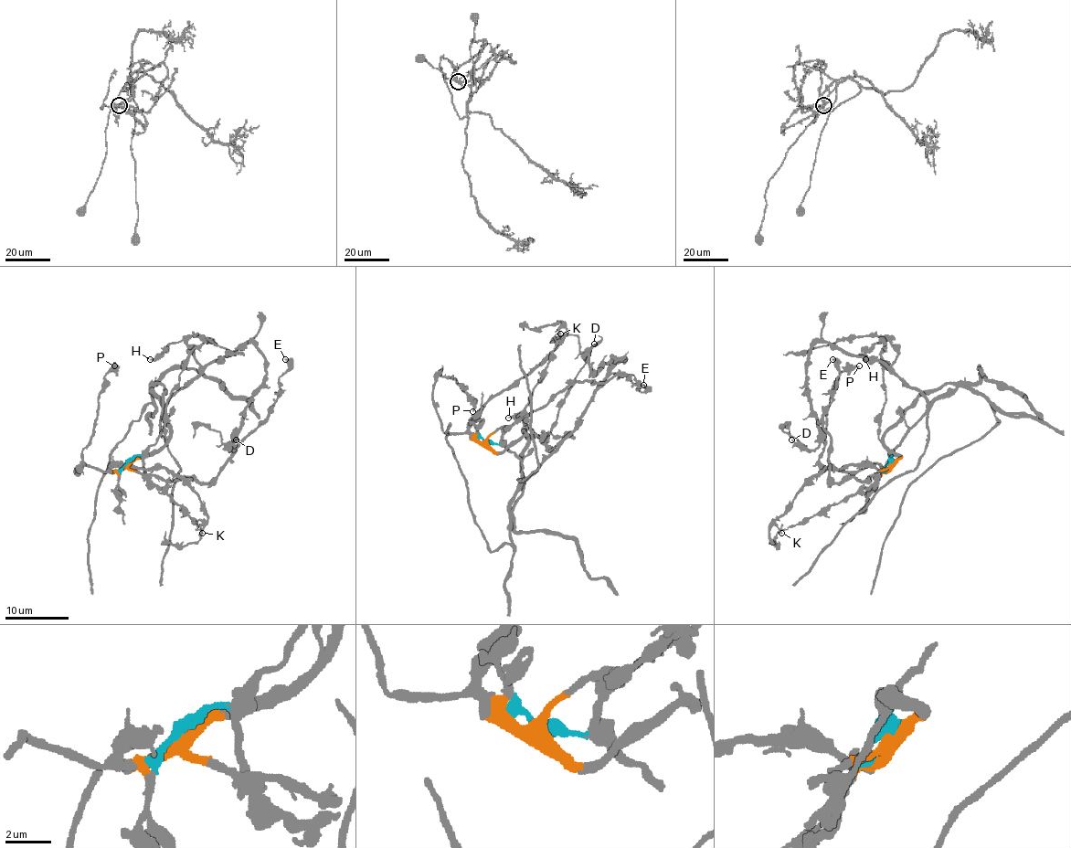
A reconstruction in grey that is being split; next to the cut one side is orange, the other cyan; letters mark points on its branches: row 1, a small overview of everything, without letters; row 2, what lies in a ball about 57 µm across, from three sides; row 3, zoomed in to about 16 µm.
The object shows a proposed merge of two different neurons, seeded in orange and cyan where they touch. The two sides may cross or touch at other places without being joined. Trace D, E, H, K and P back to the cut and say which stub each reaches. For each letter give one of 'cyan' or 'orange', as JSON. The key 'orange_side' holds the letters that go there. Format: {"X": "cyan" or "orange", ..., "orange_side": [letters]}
{"D": "cyan", "E": "orange", "H": "cyan", "K": "orange", "P": "orange", "orange_side": ["E", "K", "P"]}

